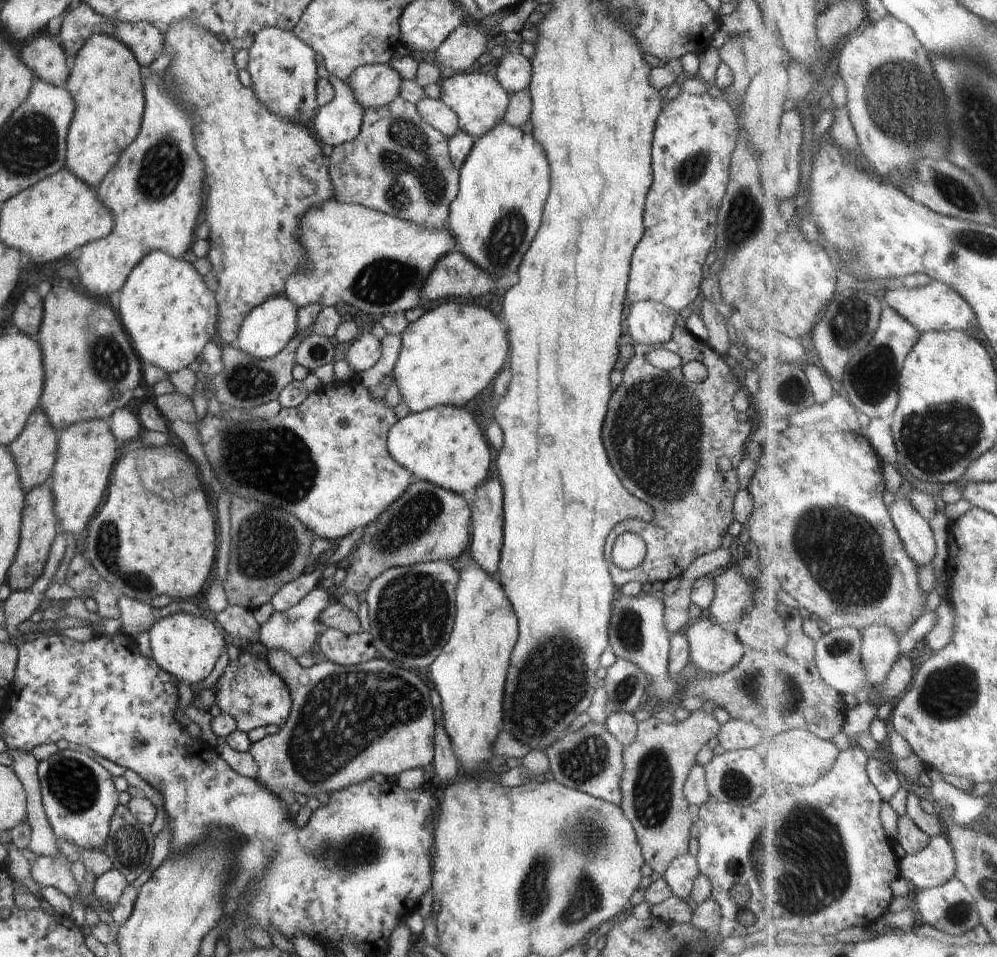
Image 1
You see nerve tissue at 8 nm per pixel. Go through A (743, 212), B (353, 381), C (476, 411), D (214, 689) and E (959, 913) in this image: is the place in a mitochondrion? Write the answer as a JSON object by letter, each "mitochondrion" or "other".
{"A":"mitochondrion","B":"other","C":"other","D":"other","E":"mitochondrion"}

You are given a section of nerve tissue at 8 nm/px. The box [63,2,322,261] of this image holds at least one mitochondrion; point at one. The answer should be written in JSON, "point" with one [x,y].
{"point":[163,164]}

